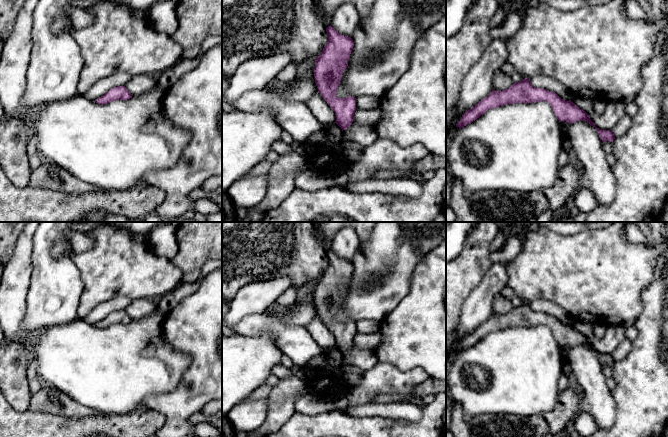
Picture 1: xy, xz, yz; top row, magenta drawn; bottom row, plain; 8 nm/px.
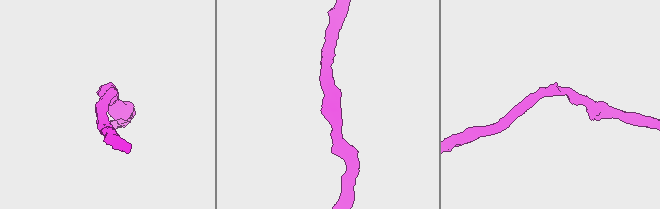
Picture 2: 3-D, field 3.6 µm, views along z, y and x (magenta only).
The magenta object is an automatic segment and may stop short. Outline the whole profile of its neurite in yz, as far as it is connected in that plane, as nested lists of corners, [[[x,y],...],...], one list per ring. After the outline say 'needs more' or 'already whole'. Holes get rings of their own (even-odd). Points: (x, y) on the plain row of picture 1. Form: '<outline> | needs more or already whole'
[[[528,302],[513,307],[508,313],[502,315],[492,314],[486,322],[479,325],[474,331],[462,339],[456,351],[460,353],[463,352],[467,348],[475,345],[489,333],[495,331],[514,327],[534,327],[539,325],[545,325],[551,329],[559,346],[566,345],[571,348],[580,344],[587,345],[591,350],[596,352],[603,367],[605,365],[613,366],[615,363],[613,355],[597,352],[588,338],[576,330],[571,324],[565,325],[555,316],[533,311]]] | already whole

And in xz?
[[[331,249],[326,252],[327,268],[315,282],[314,303],[318,316],[336,339],[336,348],[343,354],[350,351],[356,335],[356,322],[337,322],[336,315],[341,300],[348,290],[353,273],[351,261],[339,258]]] | already whole

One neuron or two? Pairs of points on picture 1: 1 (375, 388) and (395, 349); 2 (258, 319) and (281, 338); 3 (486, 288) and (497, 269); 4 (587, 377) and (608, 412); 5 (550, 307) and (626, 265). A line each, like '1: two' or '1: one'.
1: two
2: one
3: one
4: one
5: two

